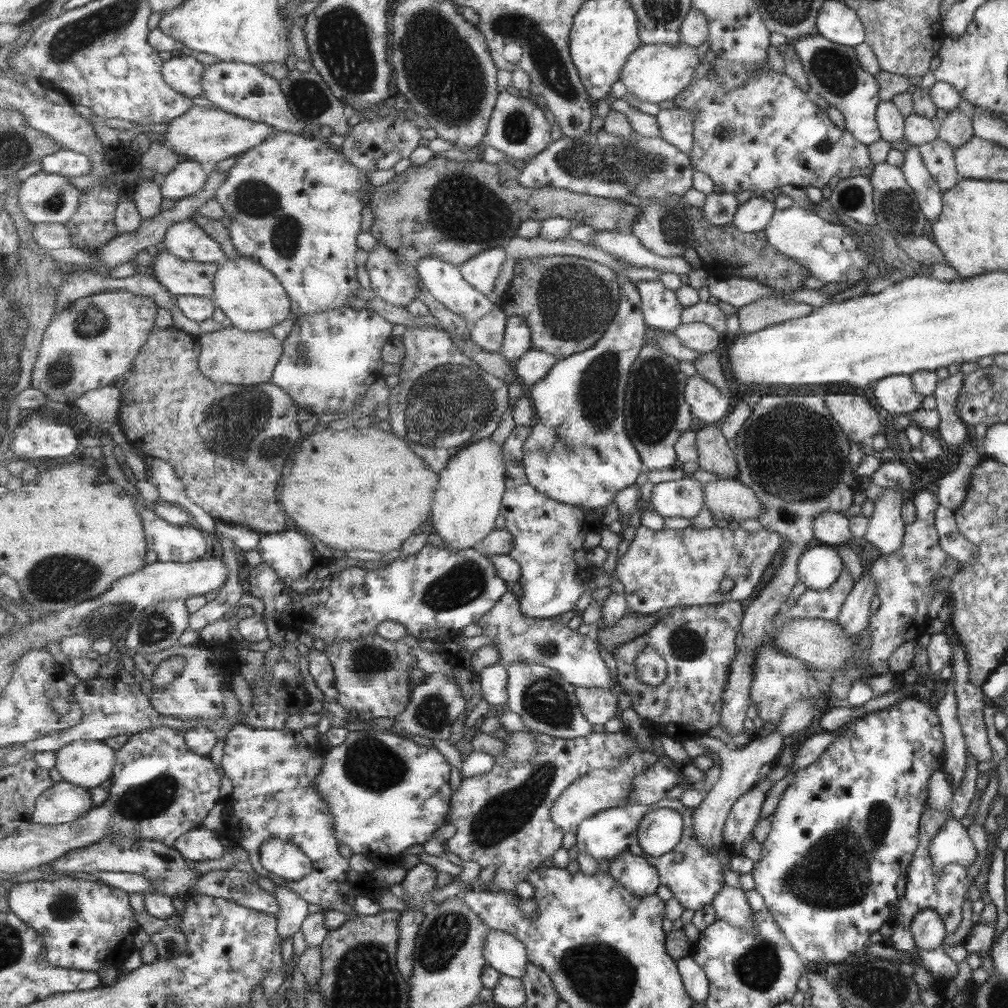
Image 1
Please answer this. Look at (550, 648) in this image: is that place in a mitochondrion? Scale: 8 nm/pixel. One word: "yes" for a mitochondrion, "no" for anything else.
yes

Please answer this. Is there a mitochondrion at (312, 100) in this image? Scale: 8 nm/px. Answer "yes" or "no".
yes

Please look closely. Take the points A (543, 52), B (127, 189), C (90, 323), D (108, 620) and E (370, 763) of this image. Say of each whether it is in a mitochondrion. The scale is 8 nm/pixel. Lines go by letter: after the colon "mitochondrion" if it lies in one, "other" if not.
A: mitochondrion
B: other
C: mitochondrion
D: mitochondrion
E: mitochondrion

